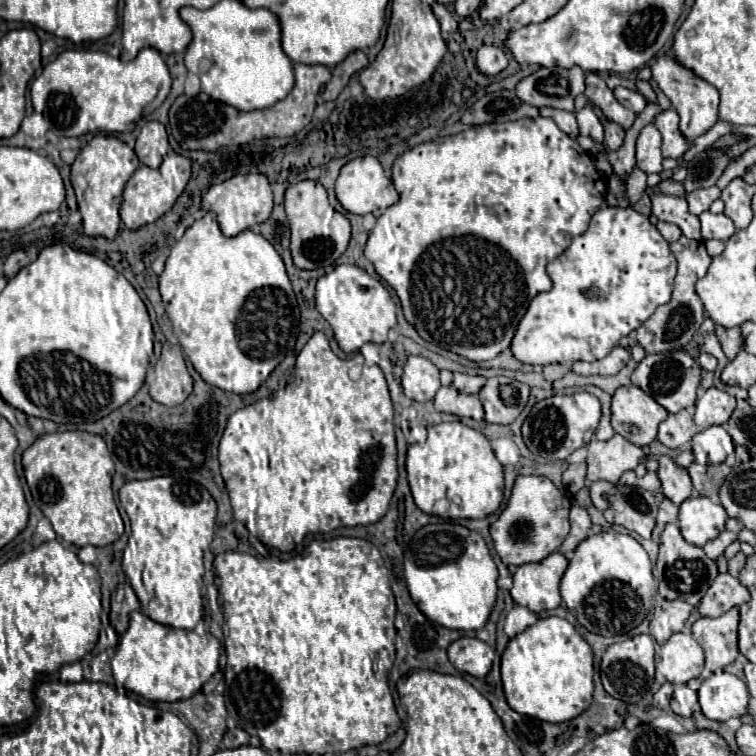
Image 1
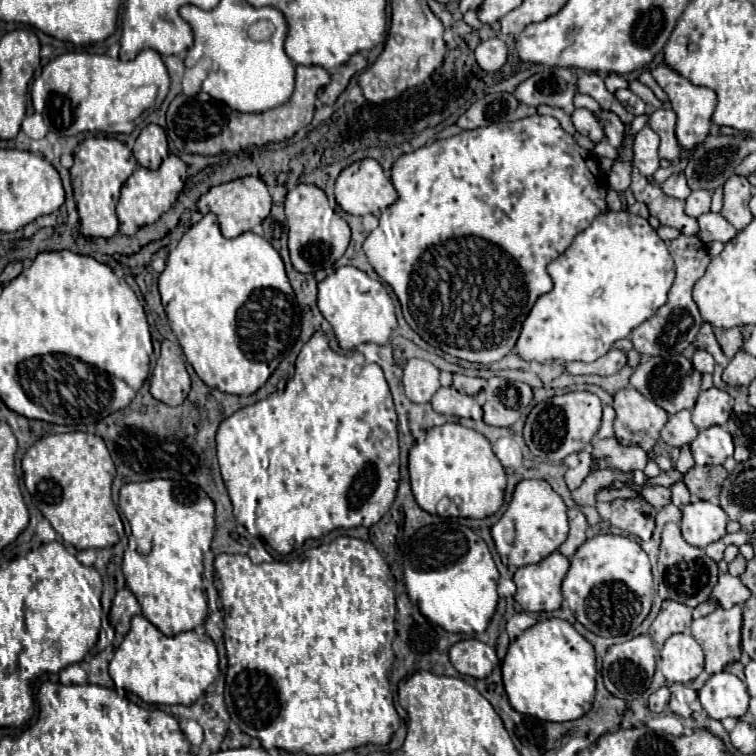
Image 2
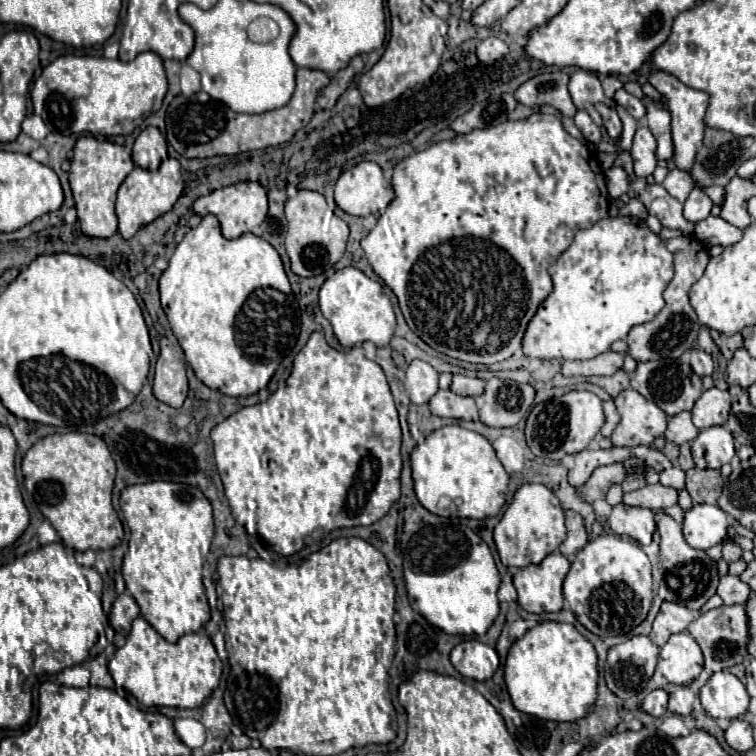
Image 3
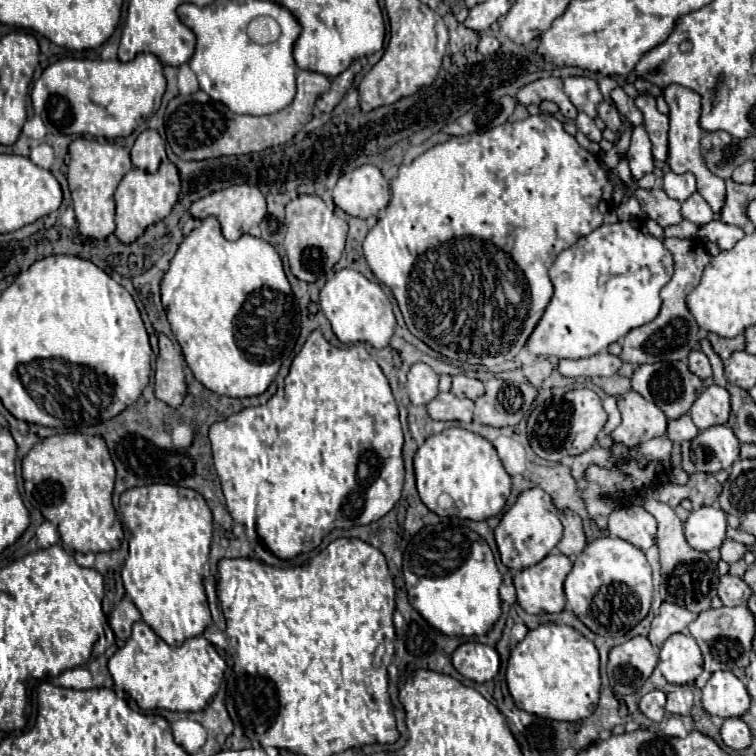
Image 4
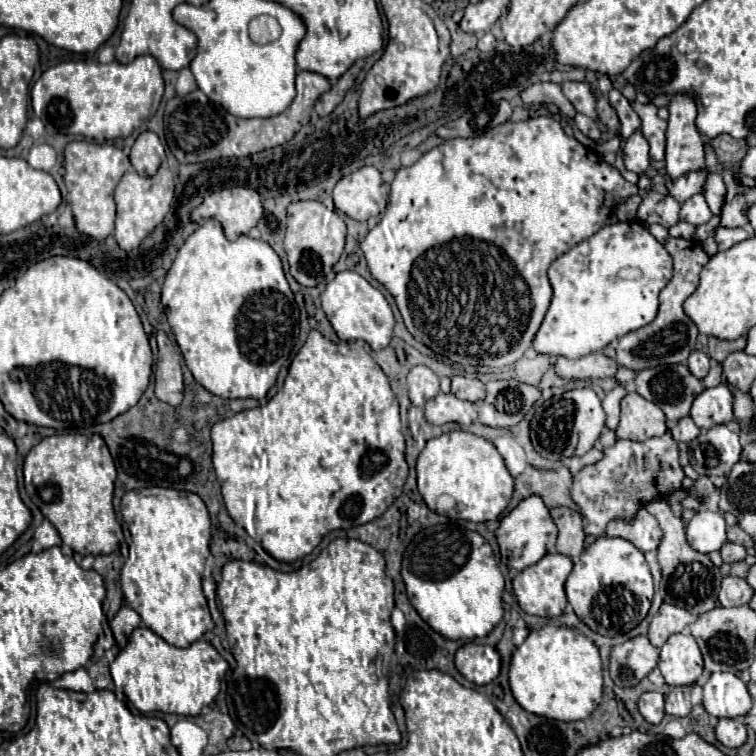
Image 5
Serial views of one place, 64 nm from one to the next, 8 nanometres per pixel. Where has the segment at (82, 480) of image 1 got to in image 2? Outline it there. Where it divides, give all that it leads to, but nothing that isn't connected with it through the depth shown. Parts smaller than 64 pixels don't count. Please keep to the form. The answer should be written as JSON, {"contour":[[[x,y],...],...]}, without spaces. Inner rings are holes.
{"contour":[[[86,432],[49,433],[42,436],[32,448],[26,450],[22,458],[22,470],[24,470],[24,482],[28,484],[28,492],[32,494],[36,508],[50,520],[52,528],[56,530],[58,536],[62,536],[66,544],[78,550],[108,548],[114,546],[124,536],[124,526],[110,494],[116,470],[110,452],[100,436]]]}

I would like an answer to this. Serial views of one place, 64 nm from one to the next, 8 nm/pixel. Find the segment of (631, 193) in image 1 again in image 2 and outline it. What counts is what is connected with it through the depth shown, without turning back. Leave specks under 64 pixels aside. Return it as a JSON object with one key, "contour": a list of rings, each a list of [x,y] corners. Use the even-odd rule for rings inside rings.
{"contour":[[[636,168],[632,170],[632,184],[630,190],[636,200],[642,200],[648,204],[648,210],[652,216],[660,220],[664,226],[678,228],[684,236],[696,236],[698,234],[698,220],[692,216],[686,216],[684,202],[678,198],[666,196],[658,184],[650,184],[645,176],[642,176]]]}

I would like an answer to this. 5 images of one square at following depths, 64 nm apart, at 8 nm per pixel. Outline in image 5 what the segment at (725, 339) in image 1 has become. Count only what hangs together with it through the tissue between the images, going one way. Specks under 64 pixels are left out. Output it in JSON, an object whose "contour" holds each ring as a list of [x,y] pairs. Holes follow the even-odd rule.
{"contour":[[[714,336],[708,338],[708,354],[716,362],[724,362],[730,352],[744,350],[744,346],[746,346],[746,336],[740,336],[738,340],[720,340]]]}

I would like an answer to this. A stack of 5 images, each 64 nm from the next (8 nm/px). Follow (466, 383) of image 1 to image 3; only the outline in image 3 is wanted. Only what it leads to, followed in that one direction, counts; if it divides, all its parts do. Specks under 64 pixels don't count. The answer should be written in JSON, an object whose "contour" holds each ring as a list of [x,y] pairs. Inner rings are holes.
{"contour":[[[454,374],[454,380],[452,380],[452,386],[450,390],[460,394],[460,396],[478,396],[484,392],[484,380],[480,378],[470,378],[470,376],[464,376],[464,374]]]}

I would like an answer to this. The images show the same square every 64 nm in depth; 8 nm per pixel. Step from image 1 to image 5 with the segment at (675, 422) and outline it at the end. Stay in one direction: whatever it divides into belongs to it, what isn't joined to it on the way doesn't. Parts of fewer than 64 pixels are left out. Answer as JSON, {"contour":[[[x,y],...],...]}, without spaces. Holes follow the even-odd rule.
{"contour":[[[684,416],[676,424],[670,424],[670,434],[674,436],[676,442],[690,442],[700,434],[700,428],[692,422],[690,416]]]}

